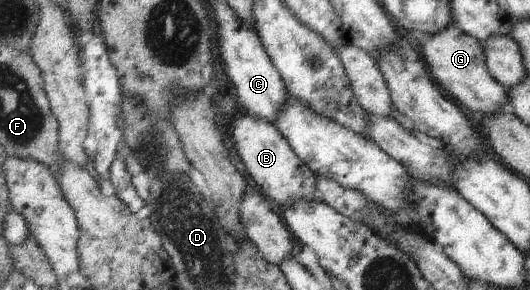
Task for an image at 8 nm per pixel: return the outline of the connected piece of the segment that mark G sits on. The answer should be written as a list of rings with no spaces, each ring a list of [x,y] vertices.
[[[450,23],[444,29],[420,40],[421,55],[430,66],[433,77],[438,79],[440,87],[452,95],[457,104],[464,105],[476,115],[493,114],[500,110],[513,113],[507,89],[490,75],[485,64],[482,43],[477,39],[466,35],[455,23]]]

